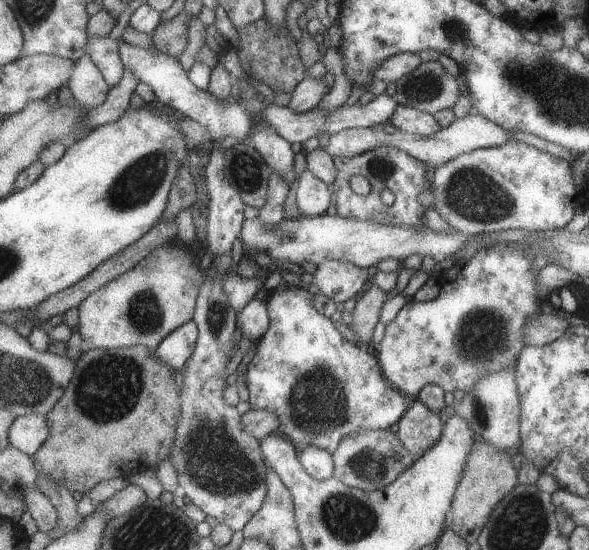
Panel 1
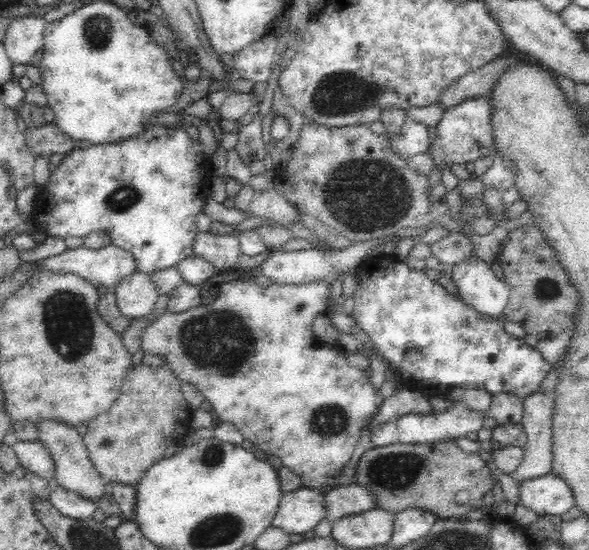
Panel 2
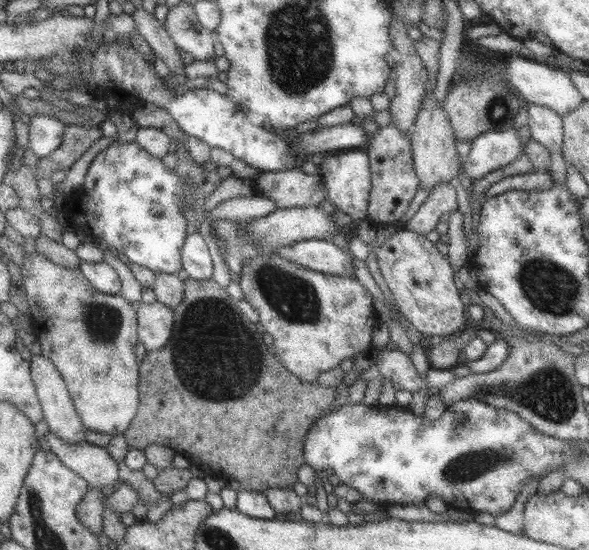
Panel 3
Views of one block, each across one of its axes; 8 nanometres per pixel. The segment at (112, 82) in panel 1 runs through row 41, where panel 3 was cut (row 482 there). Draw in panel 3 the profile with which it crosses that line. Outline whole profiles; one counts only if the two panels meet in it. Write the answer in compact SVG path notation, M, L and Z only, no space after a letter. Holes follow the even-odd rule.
M47 432L42 439L49 446L50 452L61 462L83 478L89 487L111 486L120 482L117 462L109 456L105 448L90 443L66 444L58 436Z

